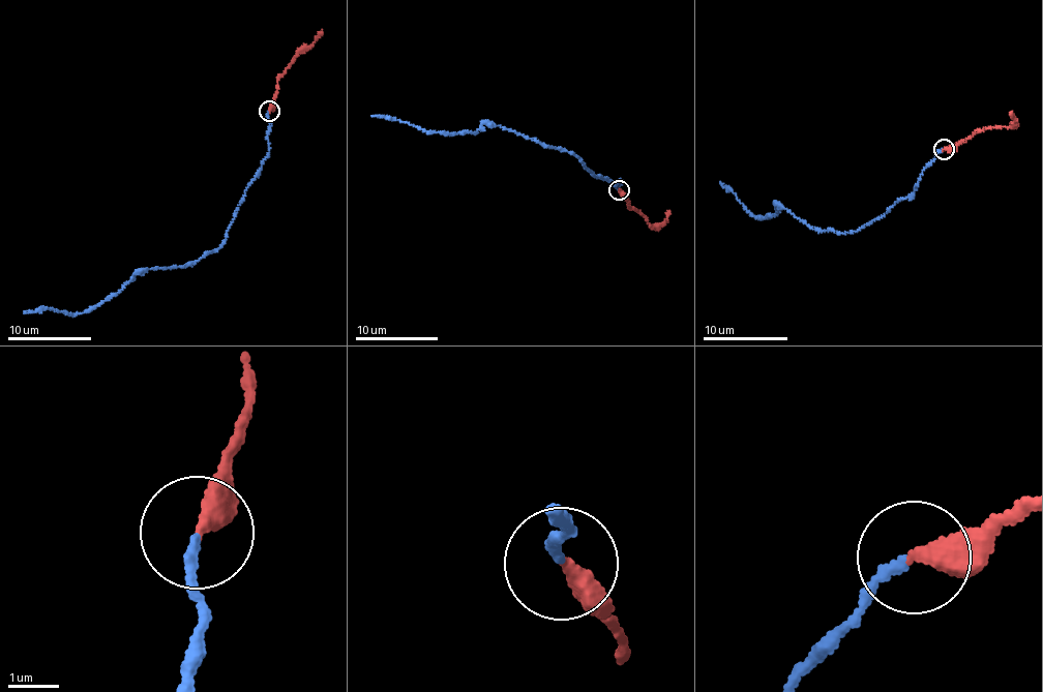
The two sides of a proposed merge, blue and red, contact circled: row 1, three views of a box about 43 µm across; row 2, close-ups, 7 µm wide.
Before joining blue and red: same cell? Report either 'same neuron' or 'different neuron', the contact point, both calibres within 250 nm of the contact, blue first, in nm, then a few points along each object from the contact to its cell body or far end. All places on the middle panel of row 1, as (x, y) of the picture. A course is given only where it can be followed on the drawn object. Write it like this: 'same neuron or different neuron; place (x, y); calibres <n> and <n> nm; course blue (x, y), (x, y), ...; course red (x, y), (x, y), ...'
same neuron; place (619, 189); calibres 180 and 380 nm; course blue (619, 188), (620, 180), (618, 184), (599, 178), (574, 155), (486, 124), (474, 133), (423, 131), (371, 116); course red (619, 190), (631, 207), (653, 226), (665, 220), (668, 211)

